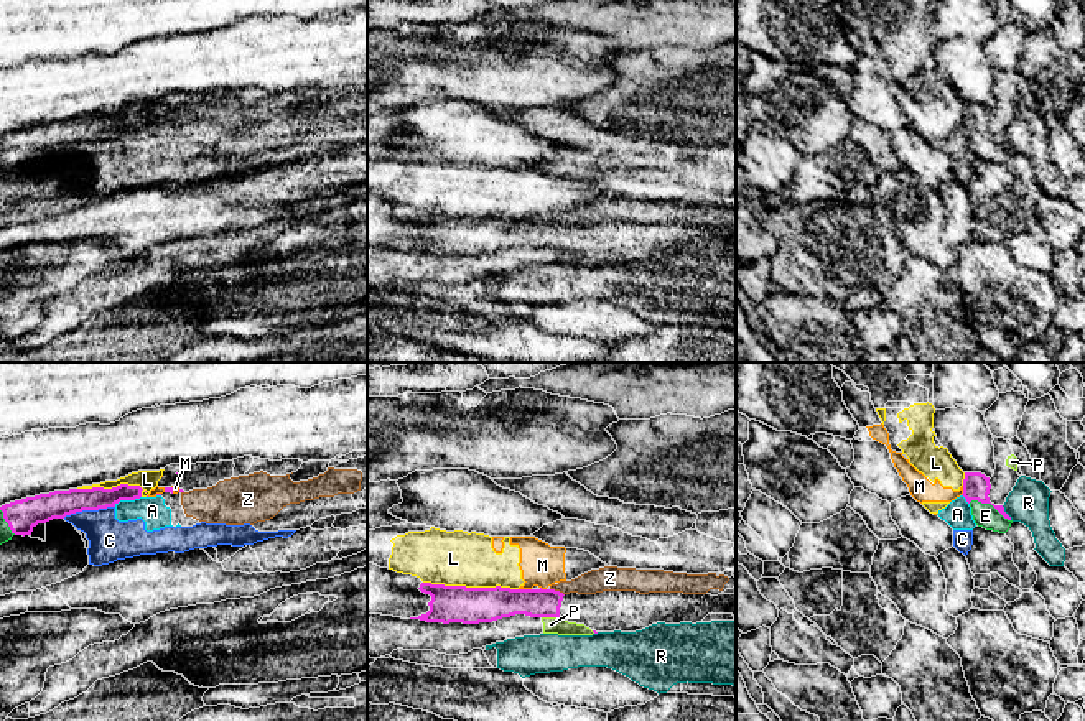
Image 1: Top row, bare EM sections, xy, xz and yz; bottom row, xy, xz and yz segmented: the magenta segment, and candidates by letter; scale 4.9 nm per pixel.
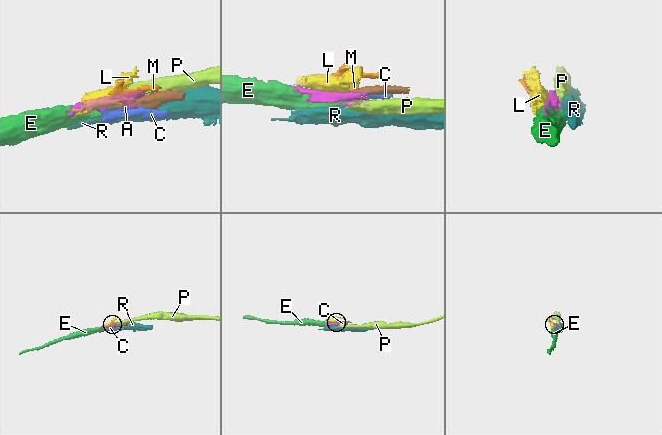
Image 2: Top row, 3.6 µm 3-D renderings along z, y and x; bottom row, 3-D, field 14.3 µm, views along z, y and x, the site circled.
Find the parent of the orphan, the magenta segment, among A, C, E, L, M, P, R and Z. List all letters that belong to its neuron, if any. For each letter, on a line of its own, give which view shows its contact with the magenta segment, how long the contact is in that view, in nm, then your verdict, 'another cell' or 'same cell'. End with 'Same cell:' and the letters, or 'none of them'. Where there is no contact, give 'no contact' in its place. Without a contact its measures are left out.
A: meets magenta in xy; contact 140 nm long; another cell
C: meets magenta in xy; contact 260 nm long; another cell
E: meets magenta in yz; contact 220 nm long; same cell
L: meets magenta in xz; contact 460 nm long; another cell
M: meets magenta in xz; contact 60 nm long; another cell
P: meets magenta in xz; contact 100 nm long; another cell
R: meets magenta in yz; contact 90 nm long; another cell
Z: meets magenta in xz; contact 80 nm long; another cell
Same cell: E

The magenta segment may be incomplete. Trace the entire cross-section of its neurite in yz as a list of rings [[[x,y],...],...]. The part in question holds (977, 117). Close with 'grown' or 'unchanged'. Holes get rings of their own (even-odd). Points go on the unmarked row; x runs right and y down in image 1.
[[[965,104],[963,128],[971,138],[973,151],[986,161],[1006,165],[1013,155],[1003,137],[990,133],[990,109],[981,104]]]; grown

